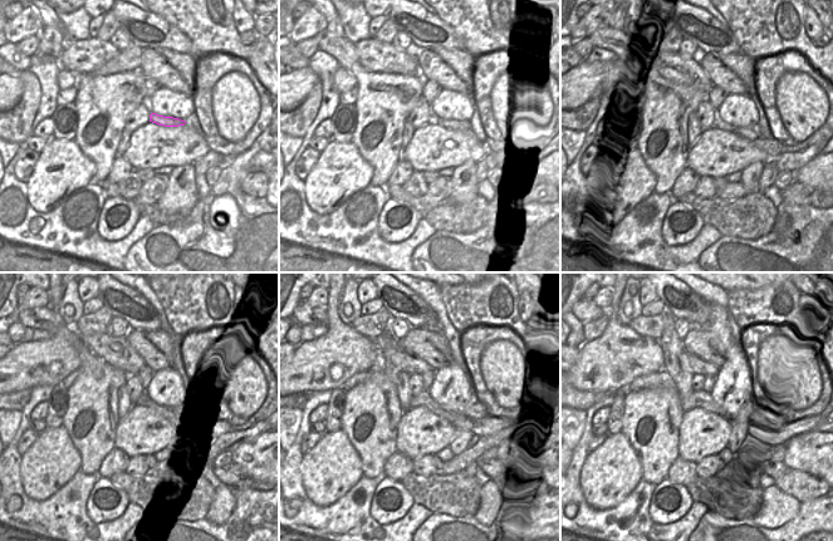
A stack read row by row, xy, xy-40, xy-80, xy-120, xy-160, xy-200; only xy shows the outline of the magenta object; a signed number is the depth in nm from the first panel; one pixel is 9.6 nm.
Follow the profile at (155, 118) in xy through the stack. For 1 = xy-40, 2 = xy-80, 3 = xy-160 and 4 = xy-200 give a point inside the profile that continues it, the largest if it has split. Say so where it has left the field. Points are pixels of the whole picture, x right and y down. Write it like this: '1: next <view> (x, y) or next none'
1: next xy-40 (452, 124)
2: next xy-80 (751, 132)
3: next xy-160 (476, 409)
4: next xy-200 (765, 416)

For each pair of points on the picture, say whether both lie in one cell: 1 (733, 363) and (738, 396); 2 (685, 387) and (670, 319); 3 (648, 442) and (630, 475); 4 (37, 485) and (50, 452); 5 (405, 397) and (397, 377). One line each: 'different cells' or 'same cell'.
1: same cell
2: same cell
3: different cells
4: same cell
5: same cell

